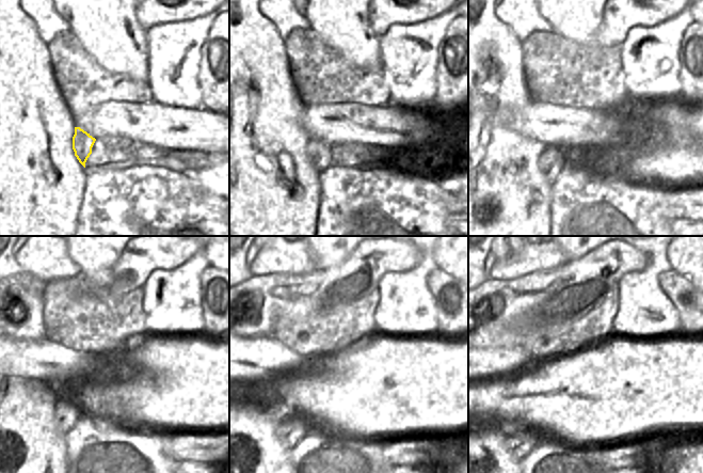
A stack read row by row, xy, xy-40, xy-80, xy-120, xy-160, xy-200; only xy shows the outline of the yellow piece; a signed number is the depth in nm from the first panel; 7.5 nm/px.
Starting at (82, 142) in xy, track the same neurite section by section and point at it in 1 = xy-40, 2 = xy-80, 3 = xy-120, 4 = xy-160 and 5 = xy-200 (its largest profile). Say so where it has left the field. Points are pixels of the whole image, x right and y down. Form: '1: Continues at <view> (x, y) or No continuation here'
1: Continues at xy-40 (319, 153)
2: Continues at xy-80 (553, 159)
3: Continues at xy-120 (68, 409)
4: Continues at xy-160 (291, 432)
5: Continues at xy-200 (529, 435).

